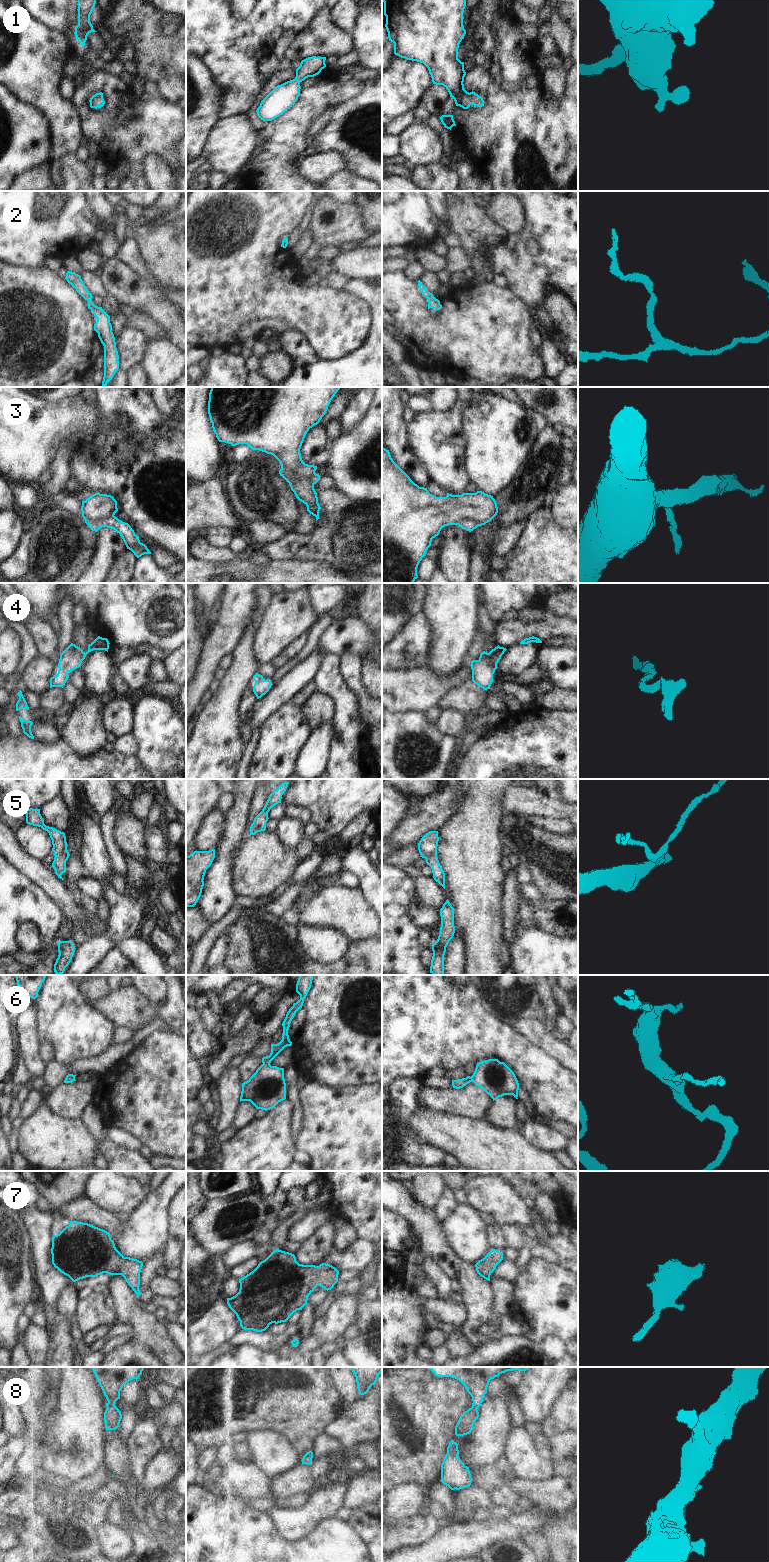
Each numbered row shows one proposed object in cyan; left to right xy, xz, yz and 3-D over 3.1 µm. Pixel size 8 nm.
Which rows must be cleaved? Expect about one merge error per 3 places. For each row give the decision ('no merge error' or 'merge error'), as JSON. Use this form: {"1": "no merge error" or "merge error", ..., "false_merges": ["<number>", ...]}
{"1": "no merge error", "2": "no merge error", "3": "merge error", "4": "no merge error", "5": "no merge error", "6": "no merge error", "7": "no merge error", "8": "no merge error", "false_merges": ["3"]}

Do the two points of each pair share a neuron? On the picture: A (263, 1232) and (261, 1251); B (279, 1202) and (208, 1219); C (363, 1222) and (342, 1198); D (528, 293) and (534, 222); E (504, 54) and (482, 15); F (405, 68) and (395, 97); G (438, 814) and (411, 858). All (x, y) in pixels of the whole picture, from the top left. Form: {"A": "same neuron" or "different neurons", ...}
{"A": "same neuron", "B": "same neuron", "C": "same neuron", "D": "same neuron", "E": "same neuron", "F": "same neuron", "G": "different neurons"}

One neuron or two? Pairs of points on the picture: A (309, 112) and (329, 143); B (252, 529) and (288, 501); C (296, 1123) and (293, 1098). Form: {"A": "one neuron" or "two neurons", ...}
{"A": "two neurons", "B": "two neurons", "C": "one neuron"}

